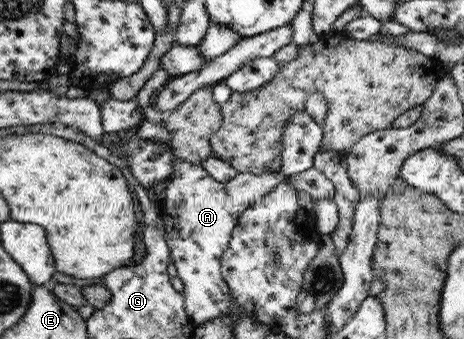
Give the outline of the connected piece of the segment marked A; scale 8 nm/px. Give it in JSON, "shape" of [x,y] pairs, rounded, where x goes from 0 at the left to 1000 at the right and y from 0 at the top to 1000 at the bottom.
{"shape":[[[375,460],[375,507],[366,513],[356,531],[362,534],[358,543],[358,584],[353,584],[353,599],[349,599],[349,628],[356,631],[358,652],[358,702],[364,711],[366,735],[373,737],[373,773],[384,796],[384,811],[379,817],[381,832],[390,841],[394,855],[394,873],[401,879],[401,917],[418,938],[418,953],[440,953],[457,944],[459,938],[472,935],[483,923],[496,926],[496,847],[491,835],[485,832],[483,811],[476,799],[476,764],[483,758],[485,737],[494,732],[494,711],[502,702],[502,678],[511,667],[513,649],[517,649],[517,637],[528,625],[530,617],[537,614],[539,605],[545,605],[550,596],[556,596],[573,578],[573,572],[582,569],[582,563],[591,555],[597,555],[599,546],[612,534],[616,519],[608,513],[603,504],[599,507],[571,507],[565,513],[543,513],[543,510],[513,510],[500,531],[491,531],[491,537],[470,537],[470,531],[461,531],[457,519],[448,516],[438,490],[433,484],[418,484],[418,478],[397,478],[397,472],[388,472],[384,460]]]}

